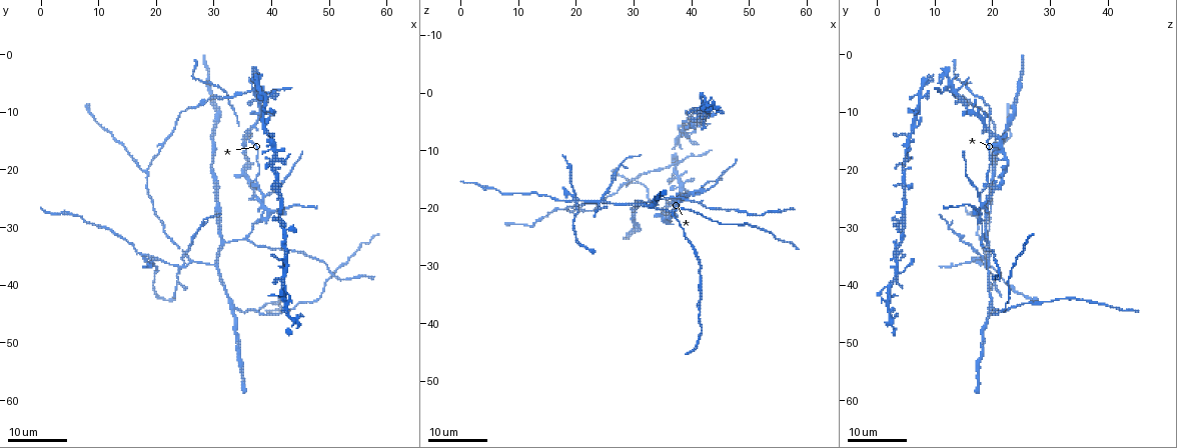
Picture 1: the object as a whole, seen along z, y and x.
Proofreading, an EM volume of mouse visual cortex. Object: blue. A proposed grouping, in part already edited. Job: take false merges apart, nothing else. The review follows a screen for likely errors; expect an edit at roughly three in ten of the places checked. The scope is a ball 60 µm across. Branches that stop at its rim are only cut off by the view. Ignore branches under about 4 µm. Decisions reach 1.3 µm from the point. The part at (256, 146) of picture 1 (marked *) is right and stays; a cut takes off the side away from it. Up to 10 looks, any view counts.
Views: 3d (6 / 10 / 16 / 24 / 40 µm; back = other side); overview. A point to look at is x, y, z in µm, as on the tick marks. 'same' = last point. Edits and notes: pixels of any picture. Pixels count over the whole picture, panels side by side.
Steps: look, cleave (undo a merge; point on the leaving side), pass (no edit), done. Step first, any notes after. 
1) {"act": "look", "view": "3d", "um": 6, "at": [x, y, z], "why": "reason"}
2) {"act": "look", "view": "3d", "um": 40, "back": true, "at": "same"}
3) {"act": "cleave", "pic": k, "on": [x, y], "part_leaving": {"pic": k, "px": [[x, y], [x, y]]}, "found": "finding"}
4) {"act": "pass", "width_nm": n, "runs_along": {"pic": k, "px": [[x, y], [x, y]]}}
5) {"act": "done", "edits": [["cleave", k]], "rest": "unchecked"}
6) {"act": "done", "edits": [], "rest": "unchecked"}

{"act": "look", "view": "3d", "um": 16, "at": [31.0, 5.5, 16.0], "why": "two arms in line, one across"}

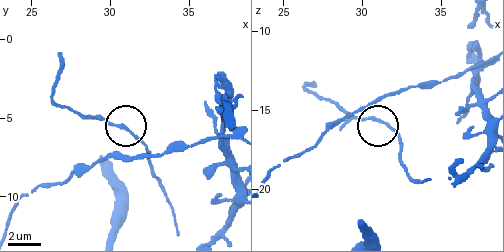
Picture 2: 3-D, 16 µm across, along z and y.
{"act": "look", "view": "3d", "um": 6, "at": [30.9, 5.7, 15.6]}

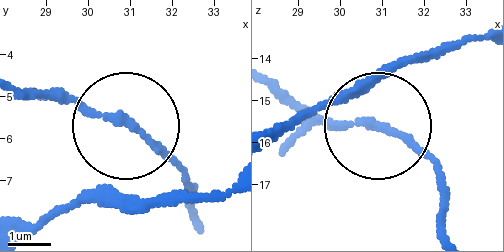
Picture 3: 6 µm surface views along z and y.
{"act": "pass", "width_nm": 140, "found": "one neuron here"}

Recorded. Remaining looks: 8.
{"act": "look", "view": "3d", "um": 16, "at": [38.5, 24.5, 18.0], "why": "three-way junction"}

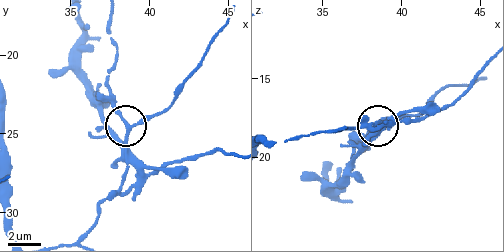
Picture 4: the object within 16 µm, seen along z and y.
{"act": "look", "view": "3d", "um": 6, "at": [38.8, 24.6, 17.7], "why": "closer look"}

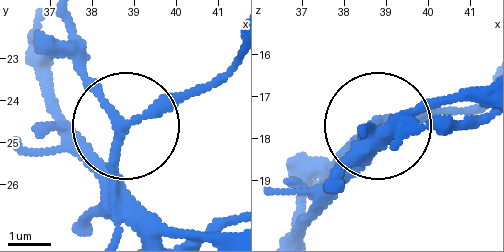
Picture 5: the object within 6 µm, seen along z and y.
{"act": "pass", "side_arm_um": 11, "found": "all the same neuron"}

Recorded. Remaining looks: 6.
{"act": "look", "view": "3d", "um": 16, "at": [25.0, 36.0, 19.0]}

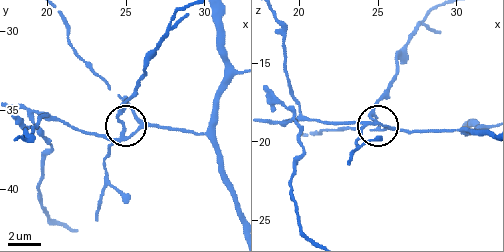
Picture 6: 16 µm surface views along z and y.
{"act": "look", "view": "3d", "um": 10, "at": [24.9, 36.4, 18.7]}

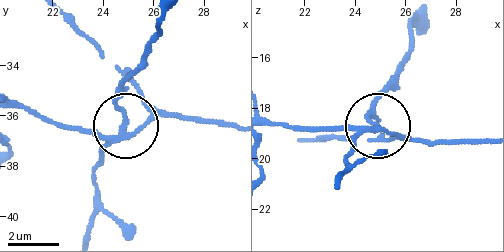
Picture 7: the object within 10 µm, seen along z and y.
{"act": "cleave", "pic": 7, "on": [116, 100], "arms": 3, "part_leaving": {"pic": 7, "px": [[124, 132], [117, 89], [154, 39], [156, 18]]}, "found": "two neurons meet here"}

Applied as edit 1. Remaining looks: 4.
{"act": "look", "view": "overview", "why": "see it whole again"}

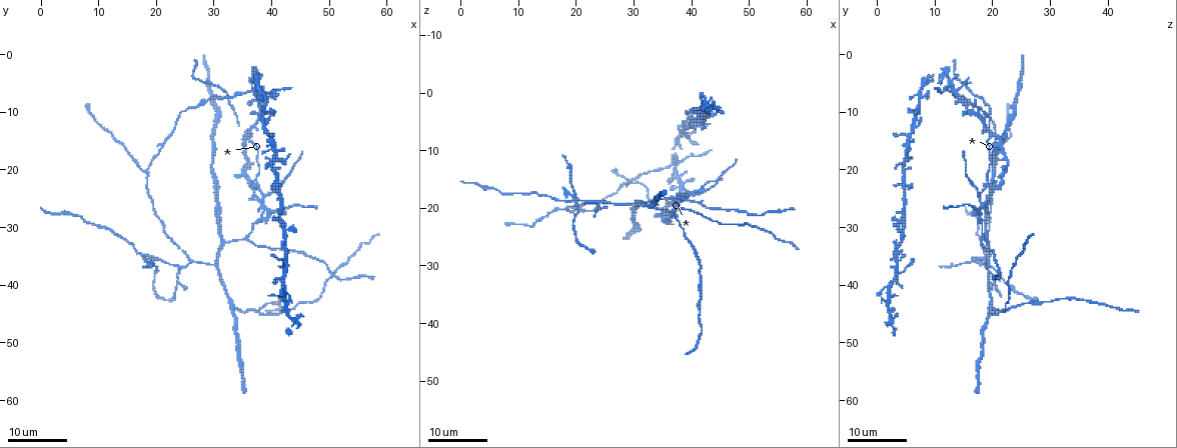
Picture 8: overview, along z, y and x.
{"act": "look", "view": "3d", "um": 16, "at": [30.5, 36.5, 19.5], "why": "three-way junction"}

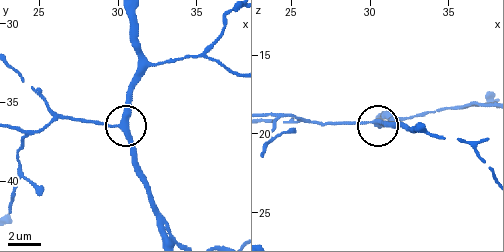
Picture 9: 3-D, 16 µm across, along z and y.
{"act": "look", "view": "3d", "um": 10, "at": [30.2, 36.3, 19.2], "why": "zoom in"}

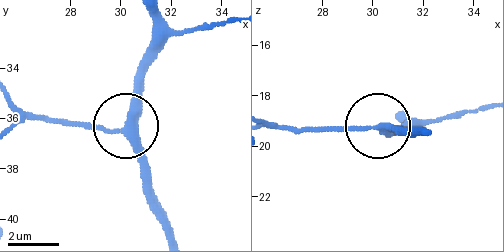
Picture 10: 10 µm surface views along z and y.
{"act": "pass", "width_nm": 280, "runs_along": {"pic": 10, "px": [[235, 20], [171, 35], [119, 128], [57, 124]]}, "found": "continuous, no second neuron"}

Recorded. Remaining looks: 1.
{"act": "done", "edits": [["cleave", 7]], "rest": "unchecked"}

